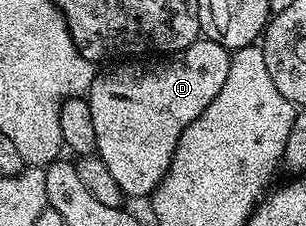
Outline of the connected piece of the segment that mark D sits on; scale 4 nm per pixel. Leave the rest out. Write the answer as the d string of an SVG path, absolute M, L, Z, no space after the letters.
M206 36L199 37L188 48L157 60L126 60L123 66L95 73L88 101L92 108L92 125L96 127L96 154L107 165L112 179L116 180L121 193L145 199L164 180L172 164L172 156L184 128L192 124L216 100L224 80L228 80L231 51Z

